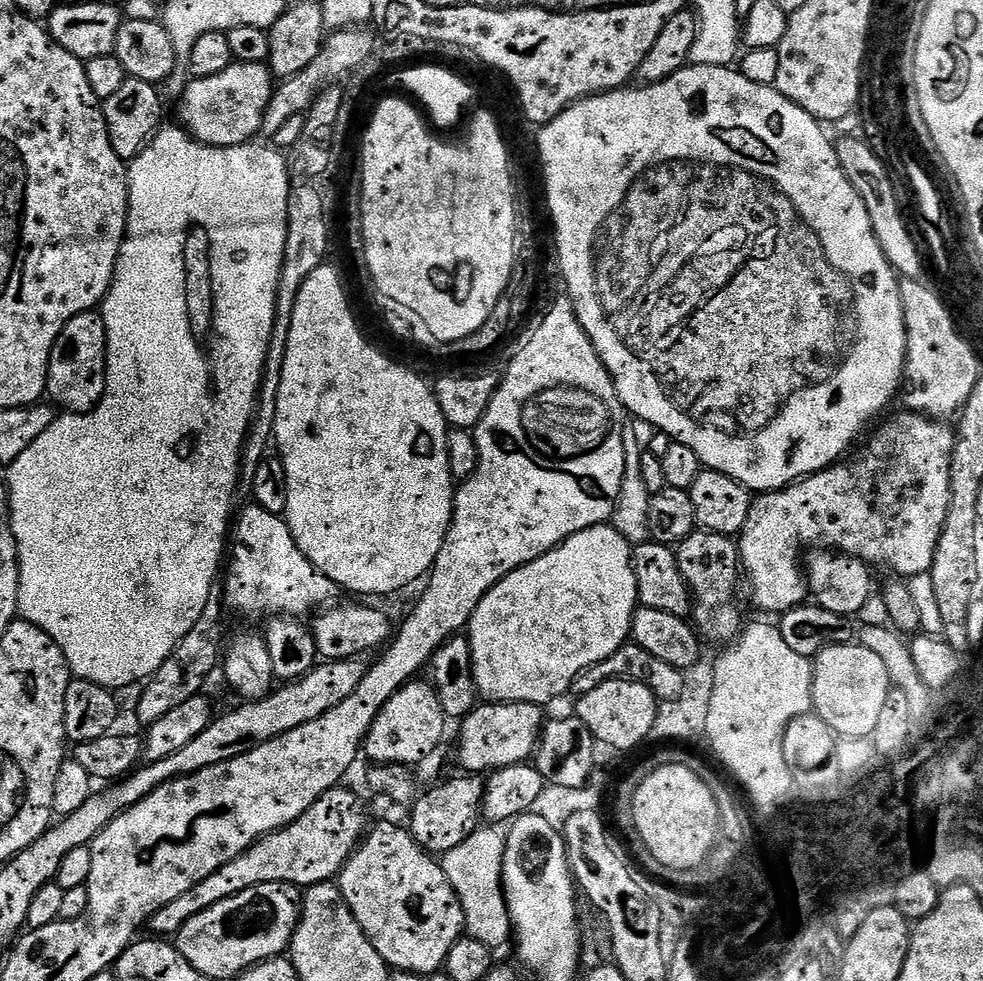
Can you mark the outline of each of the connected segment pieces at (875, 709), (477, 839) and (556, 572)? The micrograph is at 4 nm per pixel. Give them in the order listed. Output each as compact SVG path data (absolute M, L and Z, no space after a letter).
M853 642L822 650L812 666L812 707L815 715L835 730L837 737L871 737L890 689L883 660L863 645Z
M481 826L474 834L458 842L454 850L443 853L442 856L444 873L462 906L467 935L493 950L499 950L514 936L508 903L504 897L504 838L505 833L499 827Z
M611 523L596 524L592 528L575 532L564 543L559 544L556 548L551 548L542 558L516 568L505 580L499 580L484 595L478 610L474 610L472 621L466 629L472 651L472 669L476 679L477 693L488 702L502 704L526 702L527 704L547 706L551 700L558 699L563 692L567 693L571 689L574 678L578 678L578 674L582 674L584 669L593 668L598 662L610 658L610 654L614 654L614 650L618 650L624 644L629 643L632 635L632 615L635 614L638 607L638 586L636 585L636 575L632 569L632 550L633 545Z

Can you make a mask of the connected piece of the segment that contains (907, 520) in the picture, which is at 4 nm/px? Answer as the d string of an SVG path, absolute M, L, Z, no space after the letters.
M900 410L897 416L892 416L872 437L868 440L868 445L853 458L849 464L837 462L831 468L825 468L823 472L815 472L812 476L806 476L803 480L788 485L787 488L780 488L776 492L765 492L757 495L752 502L752 509L746 518L744 528L740 531L738 537L738 547L740 550L740 563L742 565L743 575L748 580L748 588L752 591L752 600L764 612L776 612L783 614L789 612L792 608L799 608L809 599L808 581L806 579L805 569L802 567L802 553L805 551L804 544L808 546L823 546L828 550L839 550L845 556L856 556L869 566L881 564L884 568L889 568L892 572L897 572L897 577L909 578L920 575L923 572L932 571L934 554L938 546L938 538L944 529L946 514L950 510L950 472L952 470L952 452L956 449L957 433L953 425L940 418L925 416L922 412L910 412Z

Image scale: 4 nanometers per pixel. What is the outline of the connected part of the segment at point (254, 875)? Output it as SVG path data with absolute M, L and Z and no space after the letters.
M337 786L322 794L322 798L318 798L302 818L263 836L238 858L214 870L210 878L202 878L194 890L186 890L186 894L174 898L174 902L166 902L166 906L148 919L147 931L152 931L149 933L156 938L175 937L194 914L202 914L202 910L210 910L210 906L226 902L226 898L242 894L242 890L250 890L259 884L295 884L305 889L311 884L335 881L366 832L364 808L359 798L344 787Z

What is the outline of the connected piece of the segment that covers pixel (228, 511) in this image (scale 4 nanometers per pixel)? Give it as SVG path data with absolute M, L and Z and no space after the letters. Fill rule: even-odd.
M183 126L175 127L161 127L156 135L148 141L148 145L136 155L136 159L131 161L128 168L128 228L124 232L124 241L116 259L116 269L112 275L112 284L108 287L108 292L102 301L102 315L104 325L106 326L106 342L108 343L108 349L106 350L106 378L104 379L102 398L90 412L57 415L53 419L52 425L46 430L42 430L42 434L38 434L38 438L34 438L34 442L30 442L30 446L26 446L26 450L22 450L22 454L18 454L18 458L14 463L7 465L6 468L6 472L8 472L6 487L8 497L10 498L12 533L16 539L16 549L20 559L19 615L23 619L29 620L34 626L41 628L46 634L50 634L50 638L54 638L54 642L58 642L58 646L64 652L64 657L68 663L68 670L75 679L94 682L98 686L109 690L114 690L118 686L130 686L130 682L147 681L149 677L159 670L159 667L170 658L171 652L174 651L175 647L182 642L194 624L198 622L198 618L202 615L202 610L206 608L207 598L210 596L210 588L221 573L220 555L223 552L225 555L226 545L230 540L230 525L234 520L233 496L240 480L244 440L252 424L253 412L256 411L257 396L260 392L260 384L263 382L262 348L261 345L260 348L256 345L256 340L261 340L261 342L269 341L274 330L276 291L278 290L279 278L282 274L283 255L286 252L289 161L286 159L285 153L272 146L263 148L260 142L239 144L233 148L211 148L209 144L202 144L199 140L194 139L188 133L187 128ZM192 324L213 324L216 327L216 336L192 336Z

